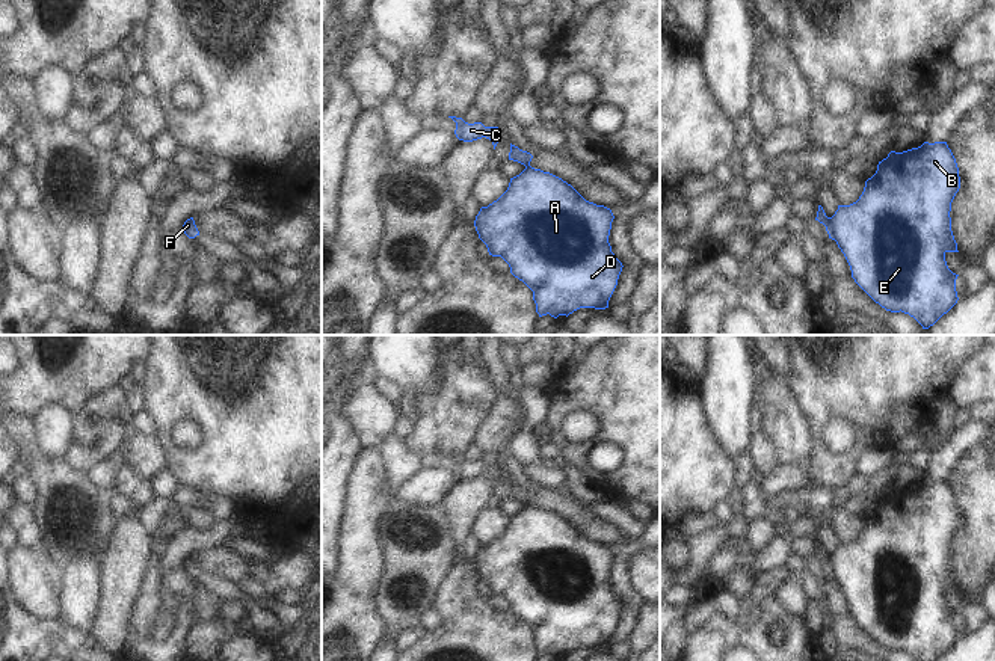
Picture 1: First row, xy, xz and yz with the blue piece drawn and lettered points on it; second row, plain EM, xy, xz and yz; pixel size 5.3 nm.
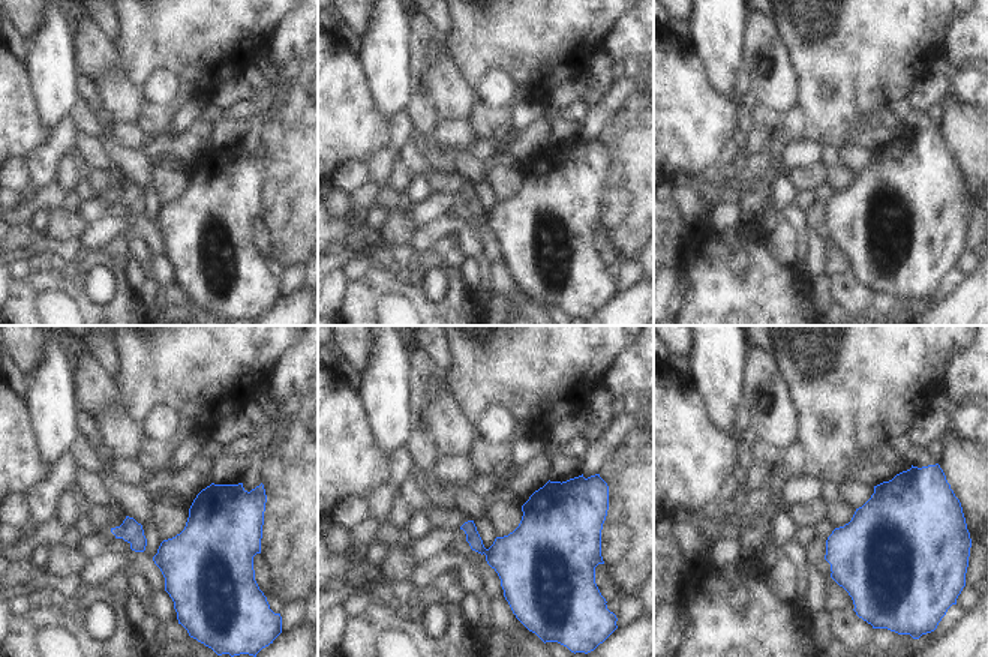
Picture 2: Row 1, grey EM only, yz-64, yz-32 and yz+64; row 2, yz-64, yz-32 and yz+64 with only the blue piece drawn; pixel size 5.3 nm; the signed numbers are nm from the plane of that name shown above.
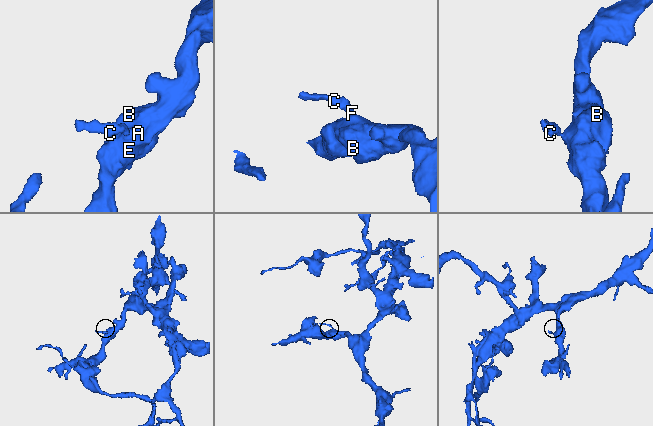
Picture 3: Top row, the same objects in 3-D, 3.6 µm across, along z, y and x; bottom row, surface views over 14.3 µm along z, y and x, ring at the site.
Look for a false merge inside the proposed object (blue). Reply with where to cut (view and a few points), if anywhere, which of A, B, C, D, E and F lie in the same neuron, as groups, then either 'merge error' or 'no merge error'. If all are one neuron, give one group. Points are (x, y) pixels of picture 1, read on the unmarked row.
cut yz (829, 556), (826, 565); groups A B D E F / C; merge error

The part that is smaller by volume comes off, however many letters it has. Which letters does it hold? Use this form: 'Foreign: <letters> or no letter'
Foreign: C

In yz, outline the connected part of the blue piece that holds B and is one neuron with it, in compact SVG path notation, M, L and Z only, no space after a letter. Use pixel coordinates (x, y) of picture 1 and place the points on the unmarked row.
M924 480L903 490L891 489L879 500L876 512L865 519L859 537L850 543L838 543L826 569L844 592L855 620L882 646L904 650L918 661L936 661L959 638L956 617L945 599L947 590L959 590L951 569L951 540L960 527L956 497L947 480Z

